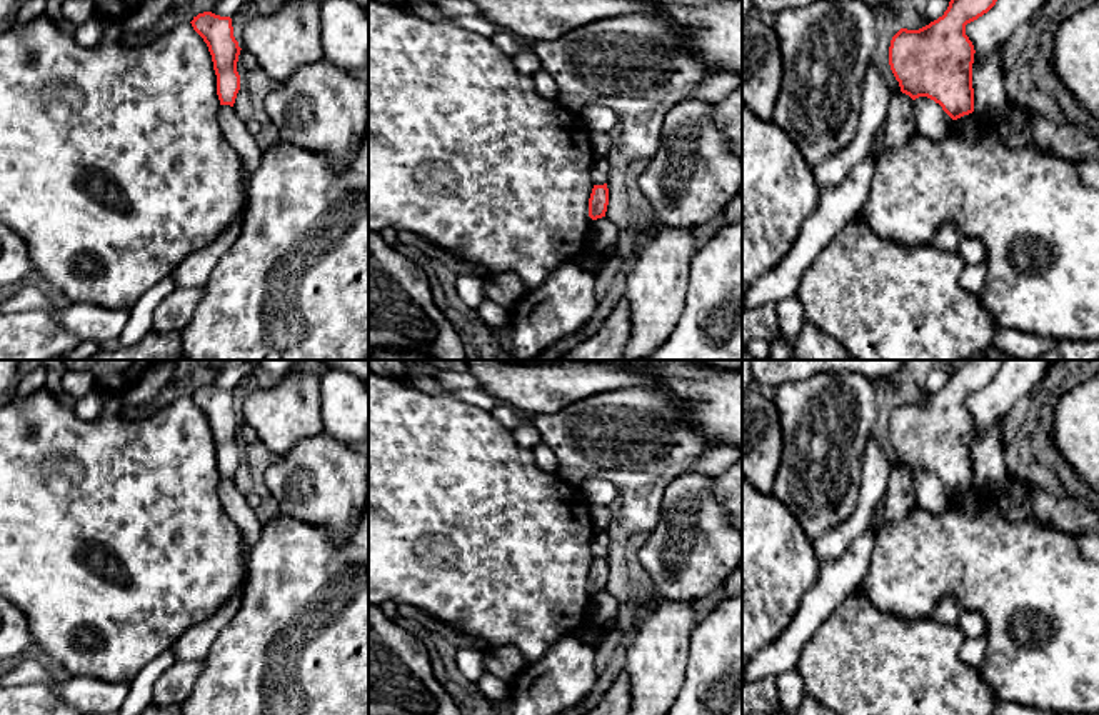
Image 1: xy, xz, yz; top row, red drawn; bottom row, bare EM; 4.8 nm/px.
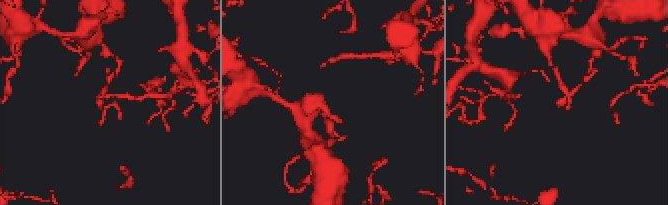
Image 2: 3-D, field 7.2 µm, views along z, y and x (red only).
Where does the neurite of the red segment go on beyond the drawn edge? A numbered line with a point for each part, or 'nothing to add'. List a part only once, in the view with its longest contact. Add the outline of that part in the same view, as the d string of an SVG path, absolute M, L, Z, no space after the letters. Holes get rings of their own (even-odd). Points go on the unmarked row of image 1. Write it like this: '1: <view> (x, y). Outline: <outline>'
nothing to add

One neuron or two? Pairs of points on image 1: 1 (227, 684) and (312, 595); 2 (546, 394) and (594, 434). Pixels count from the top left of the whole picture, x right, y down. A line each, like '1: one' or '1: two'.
1: one
2: two

